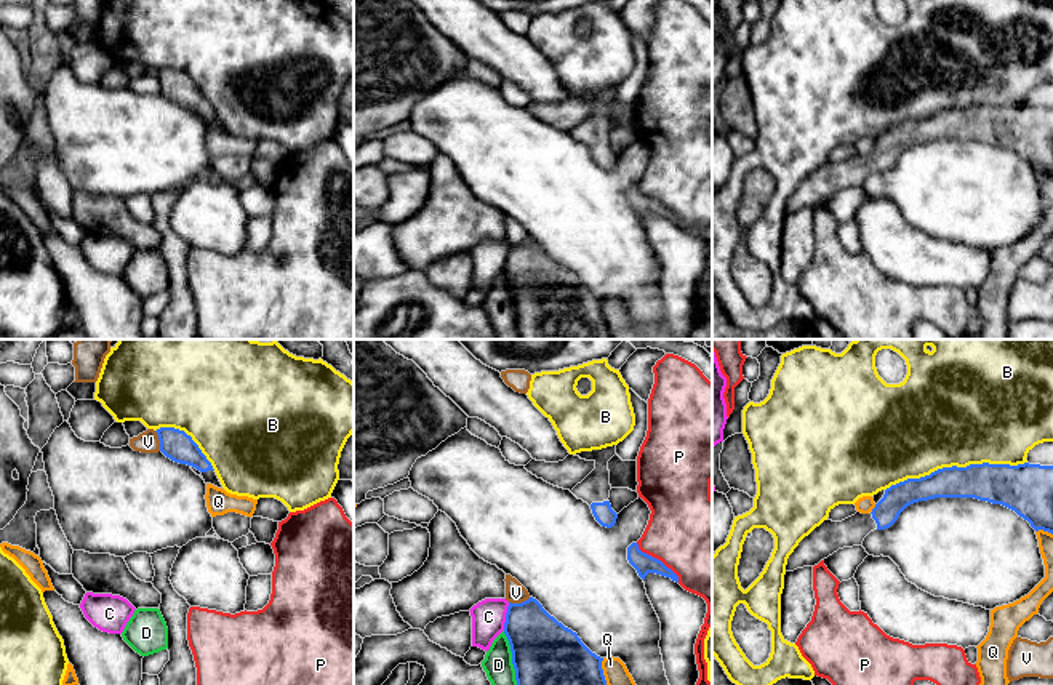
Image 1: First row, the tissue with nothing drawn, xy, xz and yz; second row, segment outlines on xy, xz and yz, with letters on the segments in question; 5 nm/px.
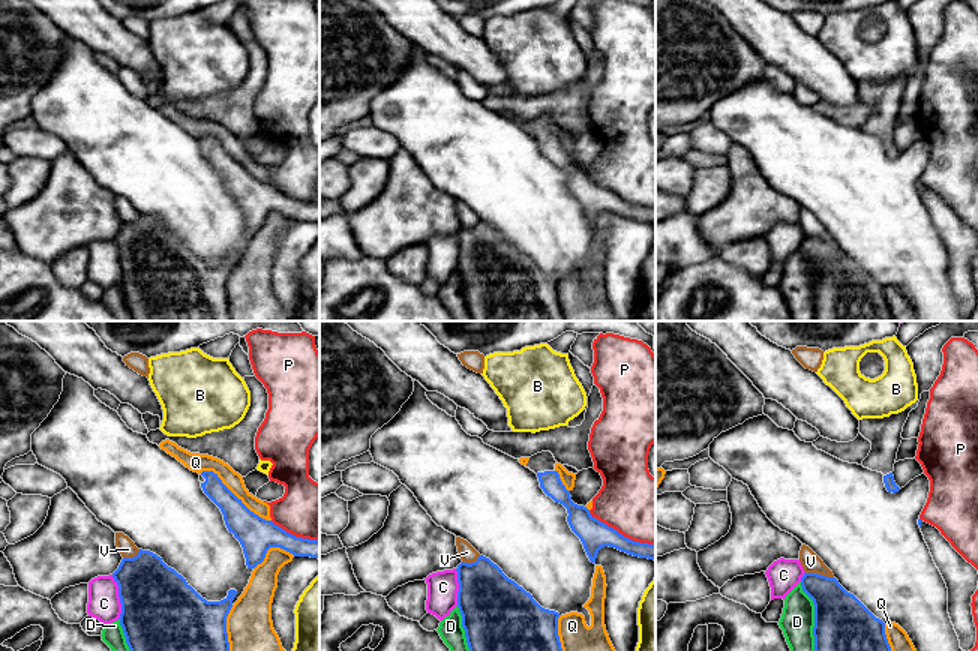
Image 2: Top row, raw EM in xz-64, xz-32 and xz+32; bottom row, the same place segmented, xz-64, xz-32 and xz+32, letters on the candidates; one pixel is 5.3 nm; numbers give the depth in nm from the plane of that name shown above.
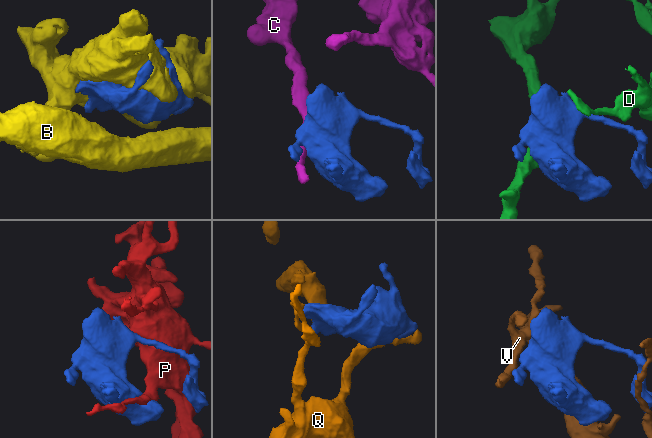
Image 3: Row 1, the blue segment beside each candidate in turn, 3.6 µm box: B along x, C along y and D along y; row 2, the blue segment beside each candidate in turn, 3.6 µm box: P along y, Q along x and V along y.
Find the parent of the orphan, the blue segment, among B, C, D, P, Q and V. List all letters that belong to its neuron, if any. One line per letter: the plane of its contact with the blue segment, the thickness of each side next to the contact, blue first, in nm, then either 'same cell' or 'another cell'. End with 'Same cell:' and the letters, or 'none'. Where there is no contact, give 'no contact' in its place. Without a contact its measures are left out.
B: meets blue in yz; 200 nm thick on the blue side, 500 nm on the other; another cell
C: meets blue in xz; 320 nm thick on the blue side, 170 nm on the other; another cell
D: meets blue in xz; 420 nm thick on the blue side, 140 nm on the other; another cell
P: meets blue in xz; 100 nm thick on the blue side, 420 nm on the other; another cell
Q: meets blue in yz; 260 nm thick on the blue side, 80 nm on the other; another cell
V: meets blue in xz; 300 nm thick on the blue side, 100 nm on the other; another cell
Same cell: none

